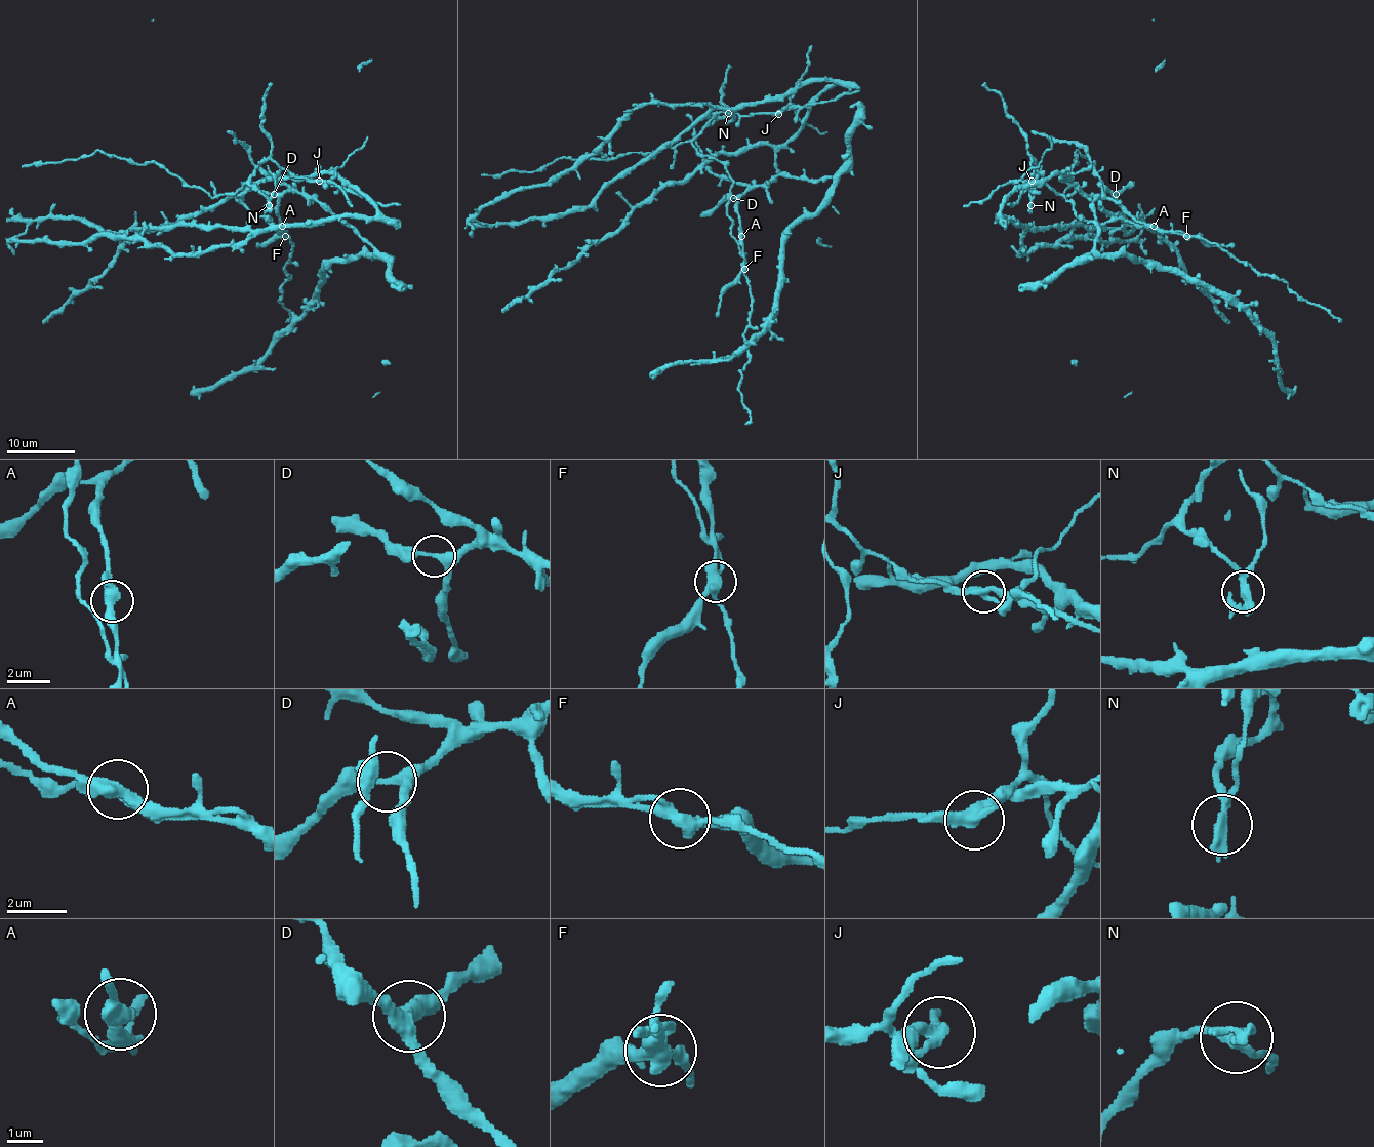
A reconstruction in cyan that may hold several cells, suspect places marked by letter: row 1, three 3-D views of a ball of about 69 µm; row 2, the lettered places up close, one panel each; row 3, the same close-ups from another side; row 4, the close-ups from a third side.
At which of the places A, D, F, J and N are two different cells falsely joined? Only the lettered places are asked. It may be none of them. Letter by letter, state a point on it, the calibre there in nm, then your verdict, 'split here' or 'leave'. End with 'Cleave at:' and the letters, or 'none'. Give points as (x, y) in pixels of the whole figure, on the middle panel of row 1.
A: (741, 236) | 360 nm | leave
D: (733, 198) | 260 nm | leave
F: (744, 269) | 400 nm | split here
J: (778, 114) | 360 nm | split here
N: (728, 113) | 260 nm | split here
Cleave at: F, J, N

